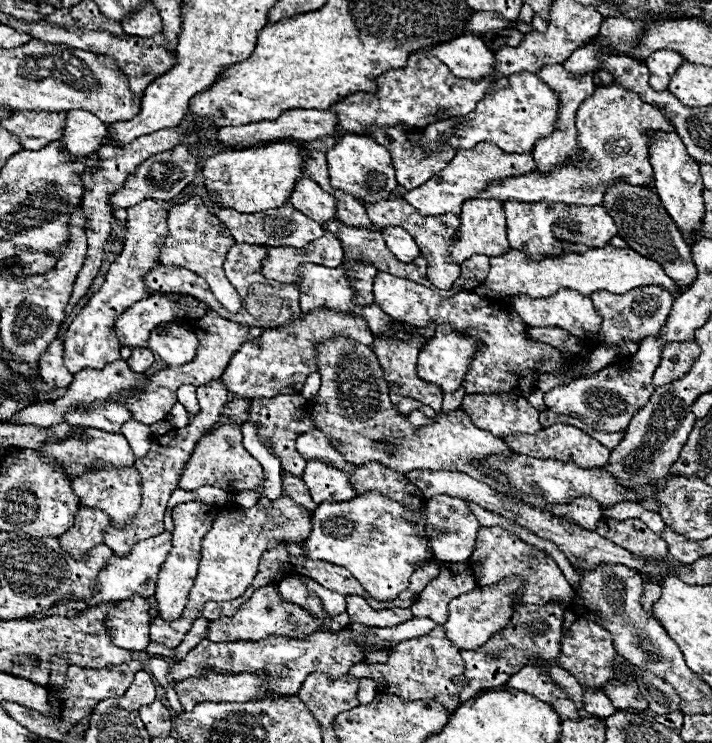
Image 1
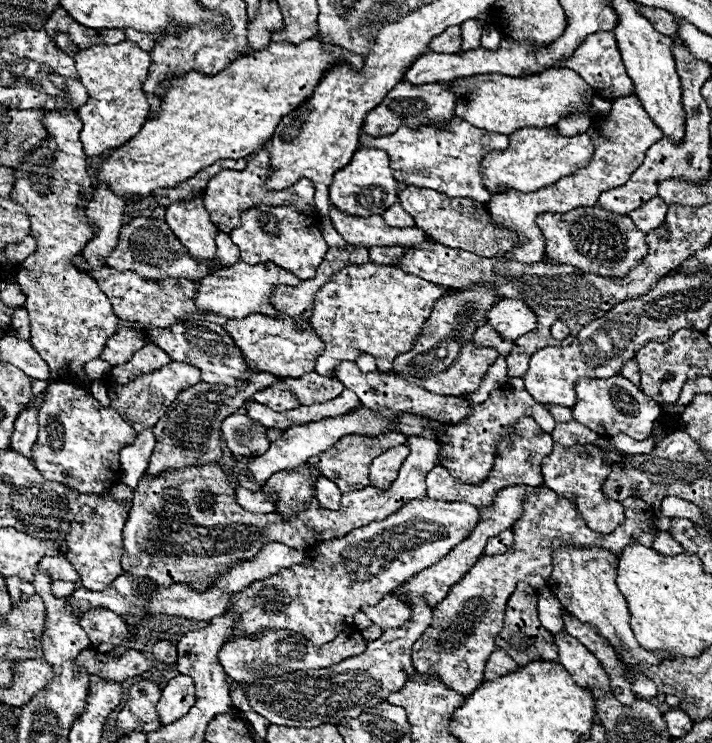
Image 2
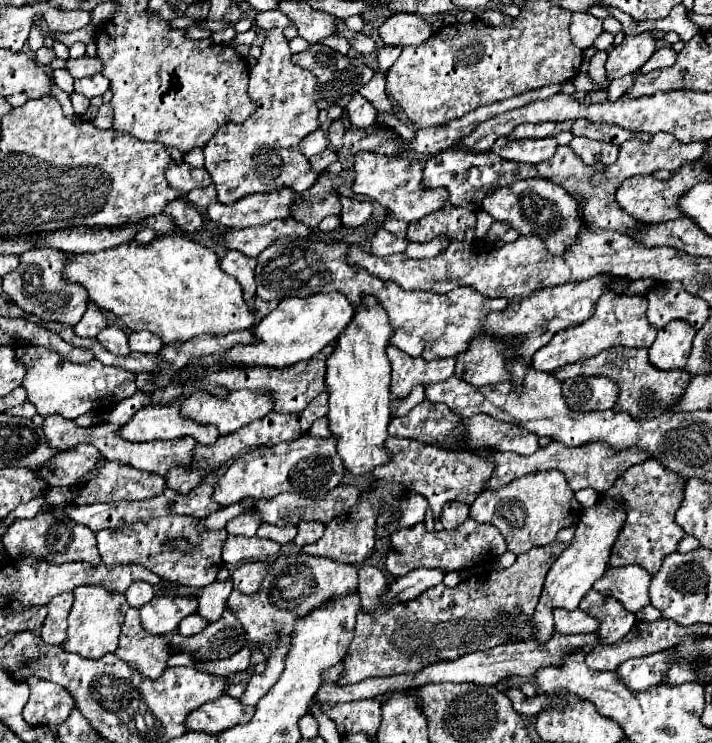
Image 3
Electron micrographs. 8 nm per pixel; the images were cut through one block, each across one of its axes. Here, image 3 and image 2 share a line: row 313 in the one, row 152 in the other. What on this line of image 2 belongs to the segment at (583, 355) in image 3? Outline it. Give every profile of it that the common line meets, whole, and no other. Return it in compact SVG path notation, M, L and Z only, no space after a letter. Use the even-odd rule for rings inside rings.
M636 96L614 100L610 114L596 118L590 124L588 134L594 140L596 150L594 150L592 162L586 168L580 168L574 176L556 180L554 184L530 194L522 194L514 190L508 190L506 194L492 194L492 200L488 202L488 210L492 212L494 220L498 220L498 224L502 224L504 228L514 230L522 238L522 244L512 248L506 254L506 258L520 260L520 262L540 262L544 258L544 236L536 226L536 216L544 212L562 214L580 206L594 206L598 202L598 196L604 190L626 184L632 172L642 164L650 144L658 142L664 136L662 130L654 124L654 120L650 120L646 110L642 108L642 102Z

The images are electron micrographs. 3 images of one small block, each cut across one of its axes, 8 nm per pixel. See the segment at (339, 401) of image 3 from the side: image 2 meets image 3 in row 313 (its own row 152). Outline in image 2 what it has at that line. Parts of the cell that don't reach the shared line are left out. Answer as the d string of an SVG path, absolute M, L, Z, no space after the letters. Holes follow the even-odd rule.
M358 148L354 152L354 158L350 164L346 164L342 170L336 172L332 178L330 190L328 190L332 206L336 206L340 212L348 216L374 216L386 212L390 204L398 200L398 182L392 176L392 168L388 166L388 154L384 150L376 148Z

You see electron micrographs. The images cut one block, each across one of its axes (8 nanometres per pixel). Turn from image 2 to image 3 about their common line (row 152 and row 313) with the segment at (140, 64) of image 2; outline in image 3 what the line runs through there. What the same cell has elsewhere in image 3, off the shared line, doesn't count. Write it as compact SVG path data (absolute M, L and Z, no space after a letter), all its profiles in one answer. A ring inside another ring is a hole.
M88 302L88 312L84 314L84 318L74 326L74 332L82 338L90 338L96 336L100 330L104 330L108 326L108 318L106 314L96 308L92 302Z

